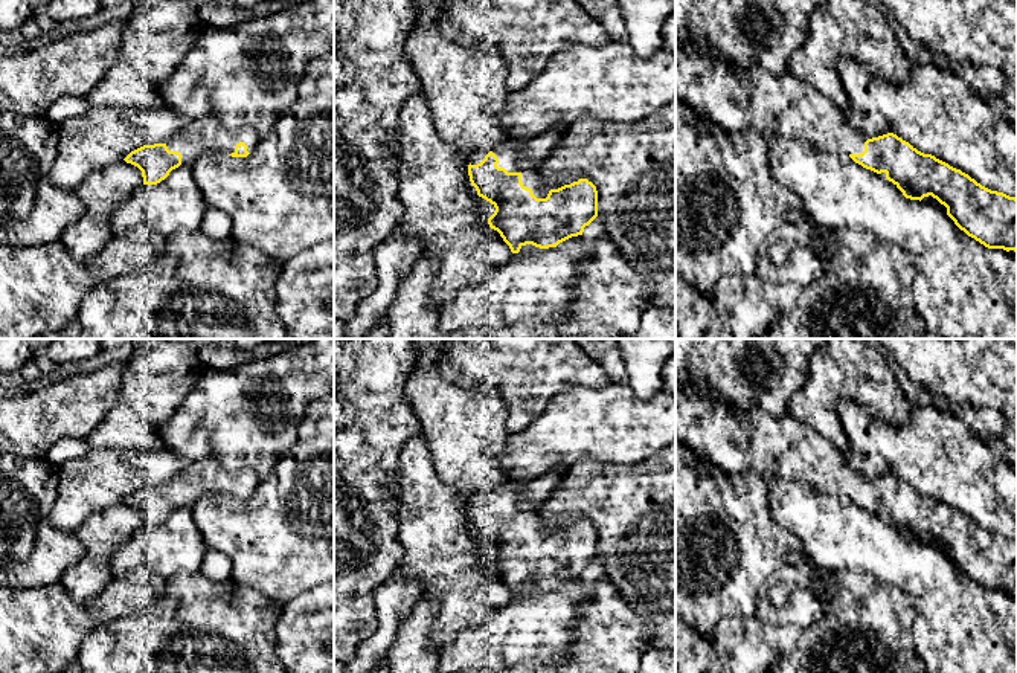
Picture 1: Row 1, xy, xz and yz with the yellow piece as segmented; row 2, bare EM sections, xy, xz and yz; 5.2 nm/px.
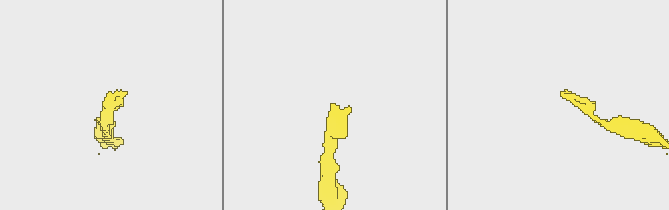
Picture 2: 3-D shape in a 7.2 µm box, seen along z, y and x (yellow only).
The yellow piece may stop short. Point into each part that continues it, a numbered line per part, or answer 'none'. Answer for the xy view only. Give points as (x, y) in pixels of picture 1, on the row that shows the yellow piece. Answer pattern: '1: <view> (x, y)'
1: xy (205, 133)

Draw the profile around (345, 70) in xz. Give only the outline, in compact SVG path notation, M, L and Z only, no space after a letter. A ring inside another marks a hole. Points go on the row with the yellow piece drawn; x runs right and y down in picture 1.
M334 56L334 89L348 85L355 73L357 69L348 58Z

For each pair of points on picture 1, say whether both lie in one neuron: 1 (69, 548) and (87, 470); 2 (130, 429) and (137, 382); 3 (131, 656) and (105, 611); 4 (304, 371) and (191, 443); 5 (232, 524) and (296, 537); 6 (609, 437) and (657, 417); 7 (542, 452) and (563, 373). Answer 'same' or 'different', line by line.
1: different
2: same
3: different
4: same
5: same
6: same
7: different

